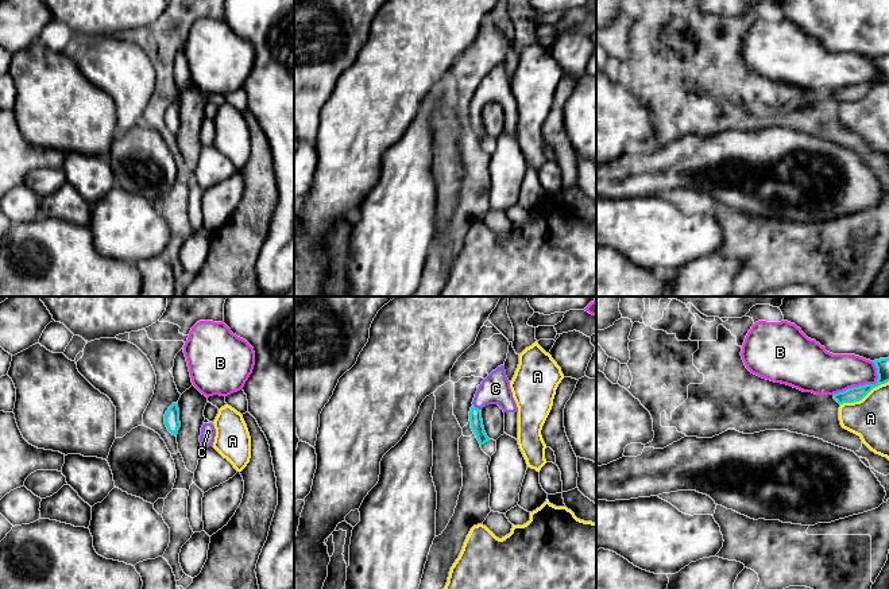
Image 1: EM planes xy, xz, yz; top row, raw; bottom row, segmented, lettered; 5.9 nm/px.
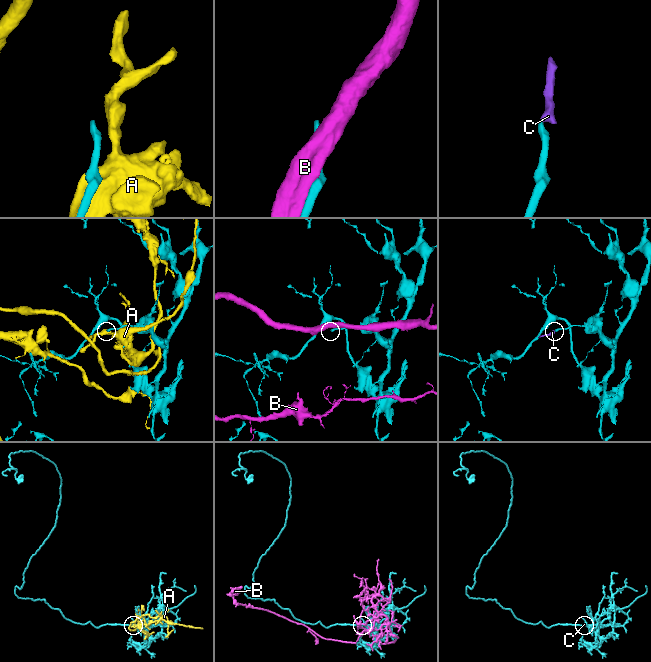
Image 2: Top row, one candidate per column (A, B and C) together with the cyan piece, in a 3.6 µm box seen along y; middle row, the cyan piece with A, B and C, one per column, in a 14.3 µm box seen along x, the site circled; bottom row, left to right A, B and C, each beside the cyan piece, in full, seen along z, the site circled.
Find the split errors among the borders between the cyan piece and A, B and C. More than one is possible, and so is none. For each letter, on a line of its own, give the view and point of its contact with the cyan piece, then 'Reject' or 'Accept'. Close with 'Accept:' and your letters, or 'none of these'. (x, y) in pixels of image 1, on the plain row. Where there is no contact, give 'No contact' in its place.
A: Touches cyan at yz (864, 95). Reject
B: Touches cyan at yz (865, 82). Reject
C: Touches cyan at xz (475, 105). Accept
Accept: C

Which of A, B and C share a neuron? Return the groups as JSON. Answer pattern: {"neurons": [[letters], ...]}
{"neurons": [["A"], ["B"], ["C"]]}

